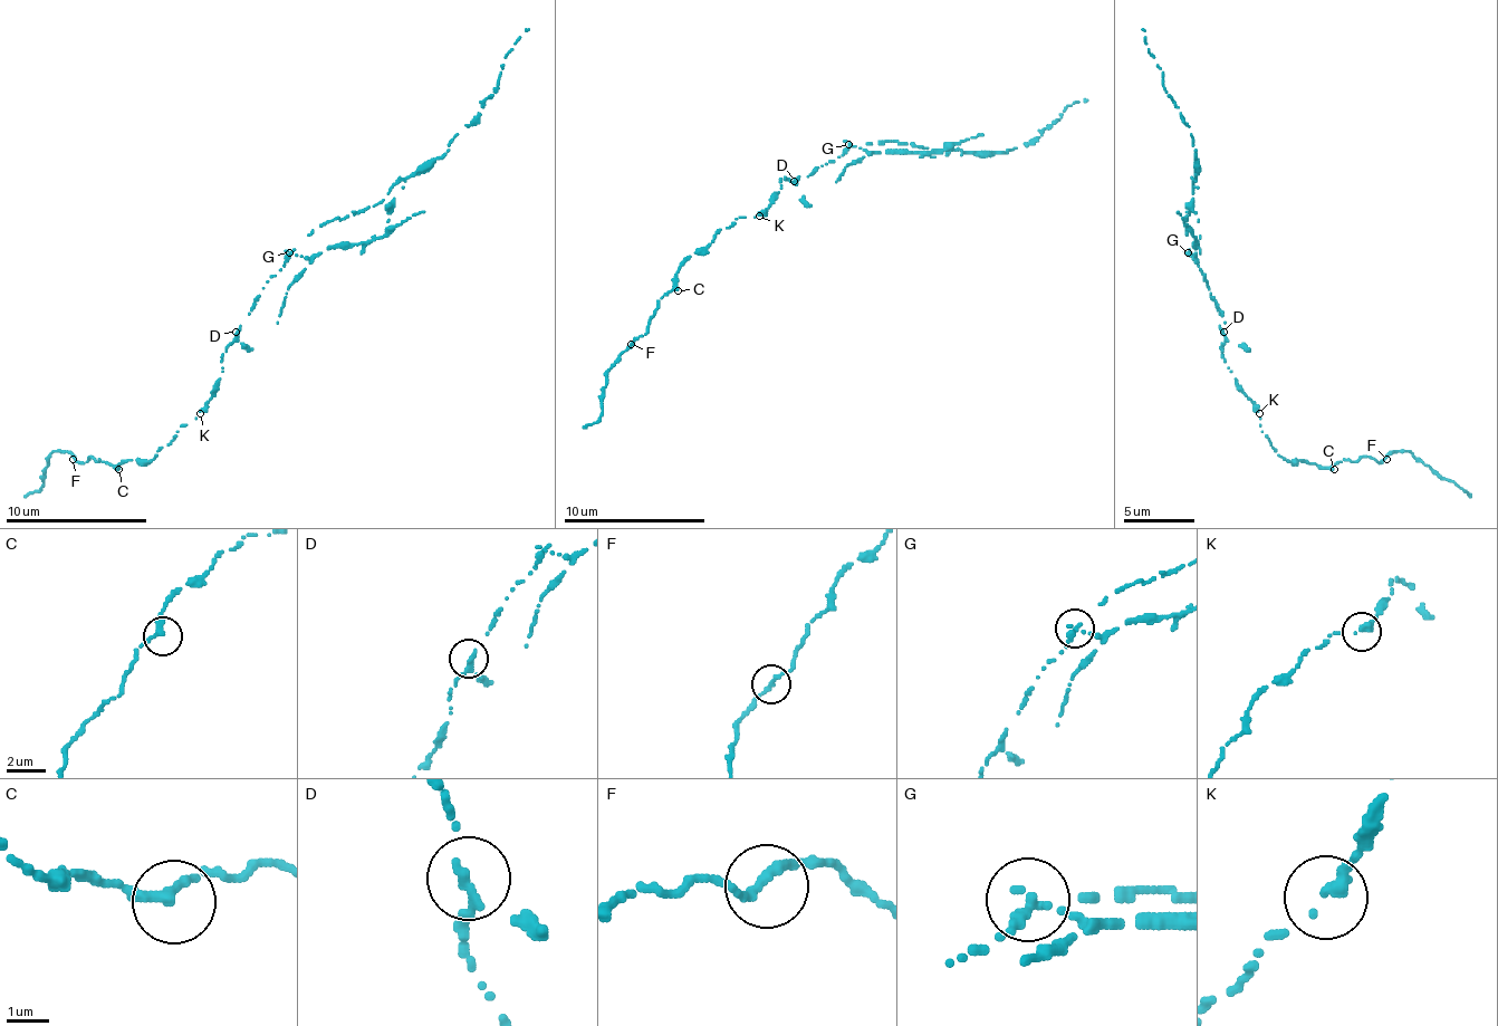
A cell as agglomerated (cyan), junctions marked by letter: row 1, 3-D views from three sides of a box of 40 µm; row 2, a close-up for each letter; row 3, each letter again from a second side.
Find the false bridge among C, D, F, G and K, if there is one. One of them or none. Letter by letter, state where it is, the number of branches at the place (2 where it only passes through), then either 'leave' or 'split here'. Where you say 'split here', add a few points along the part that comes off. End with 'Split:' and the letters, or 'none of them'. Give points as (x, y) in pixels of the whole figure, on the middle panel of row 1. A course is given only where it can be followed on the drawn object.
C: place (678, 290); branches 2; leave
D: place (794, 181); branches 2; leave
F: place (631, 344); branches 2; leave
G: place (848, 144); branches 2; split here; course (847, 145), (876, 152), (935, 152), (947, 149), (947, 155), (953, 149), (961, 152)
K: place (759, 216); branches 2; leave
Split: G

